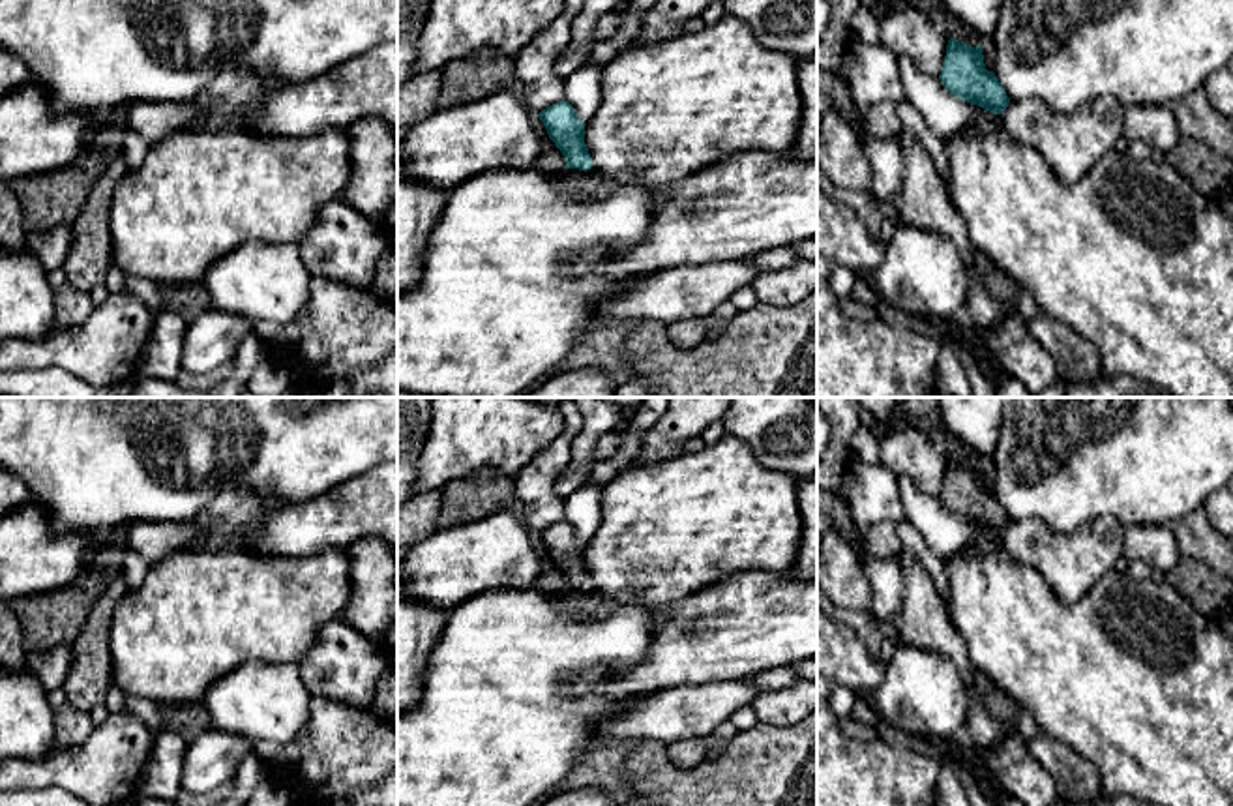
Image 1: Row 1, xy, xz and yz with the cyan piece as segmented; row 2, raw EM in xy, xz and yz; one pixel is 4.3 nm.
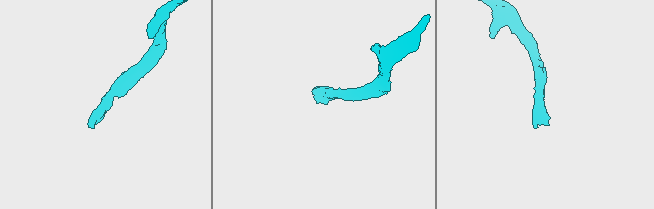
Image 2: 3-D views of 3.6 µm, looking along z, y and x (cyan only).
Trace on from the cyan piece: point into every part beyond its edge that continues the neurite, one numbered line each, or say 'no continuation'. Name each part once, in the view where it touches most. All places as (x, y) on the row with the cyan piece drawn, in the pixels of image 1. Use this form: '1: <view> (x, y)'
no continuation

